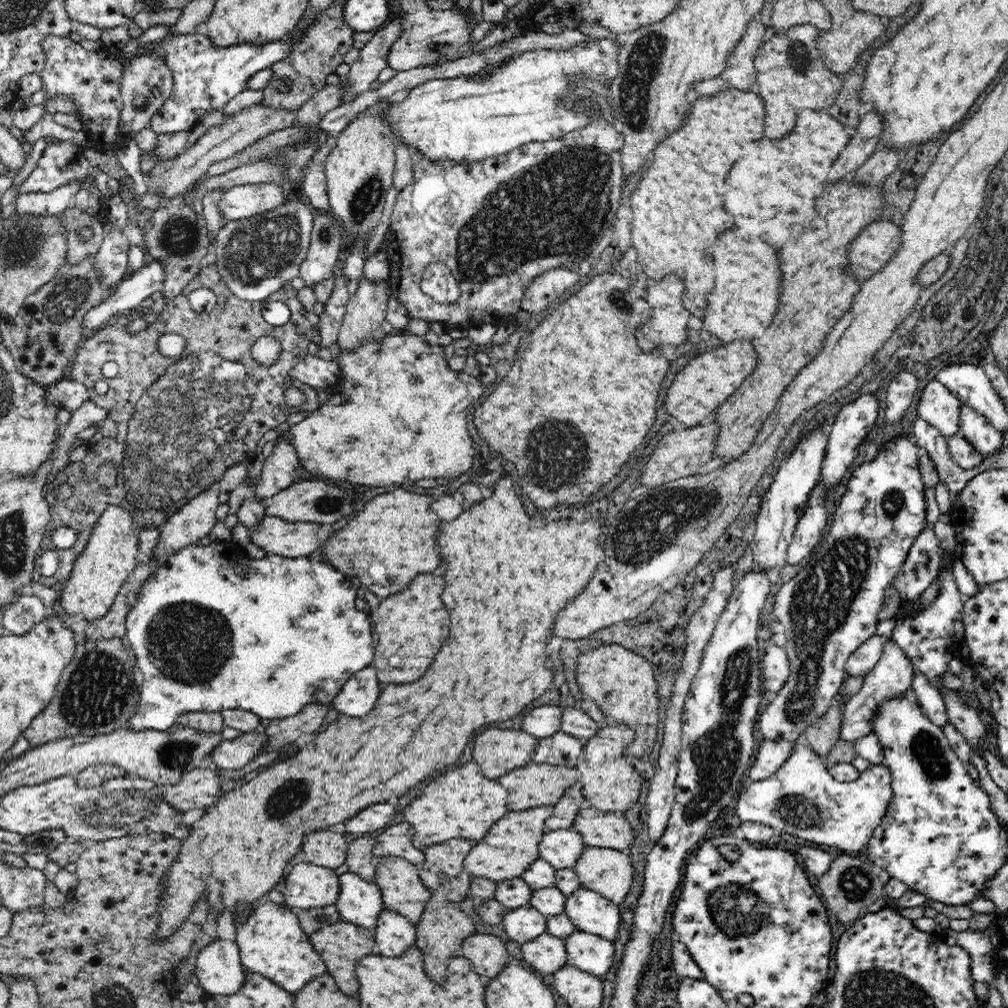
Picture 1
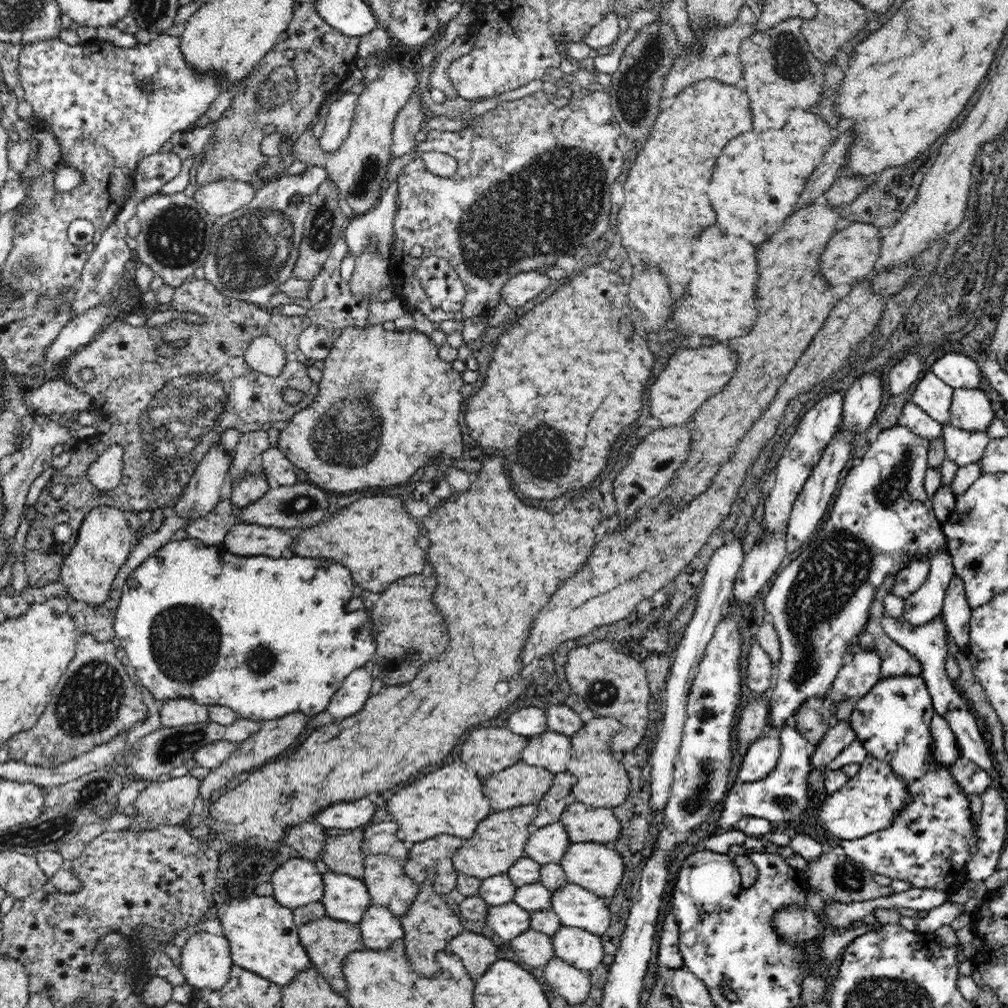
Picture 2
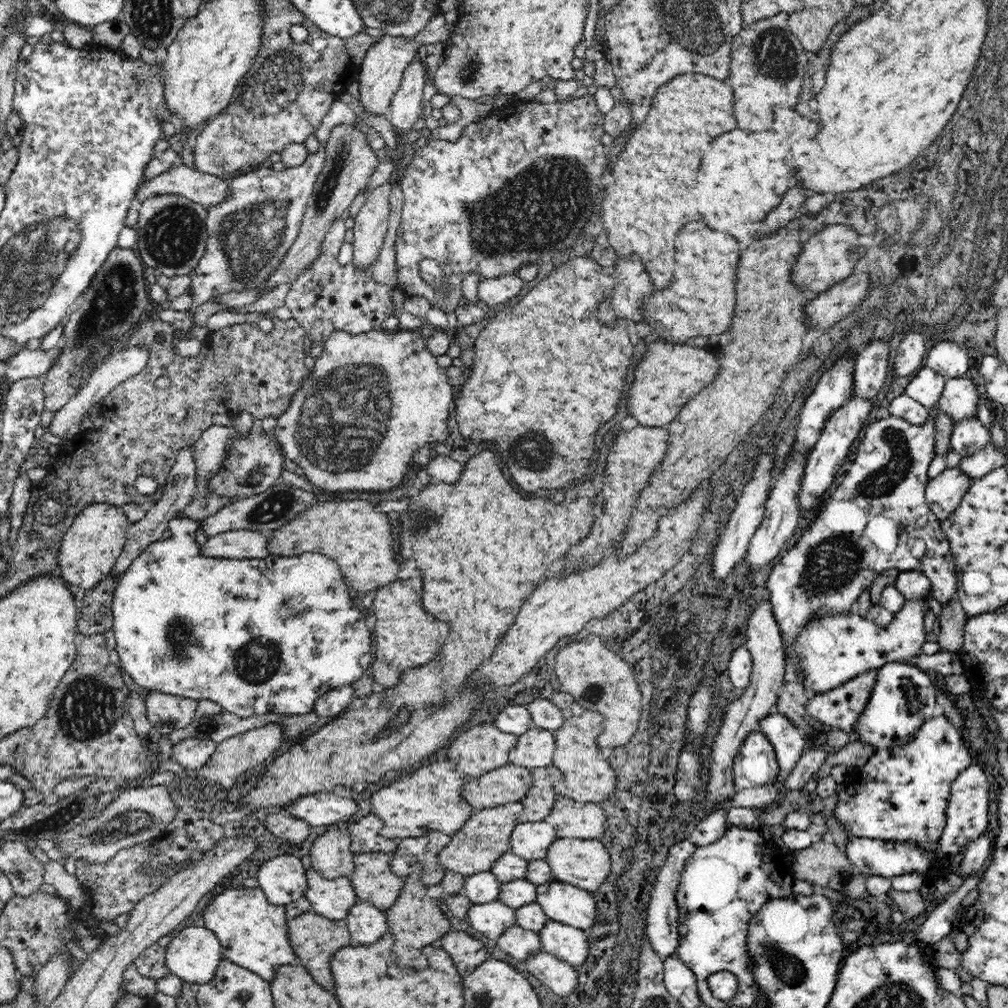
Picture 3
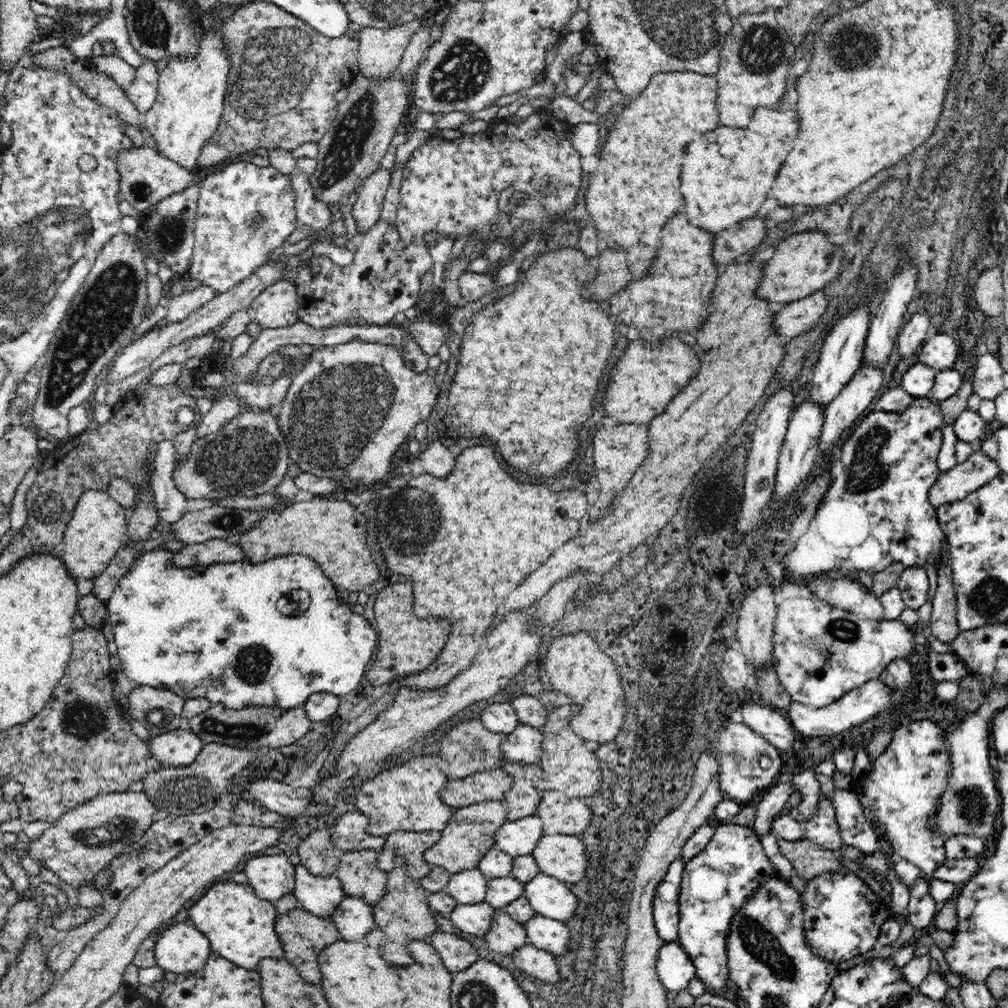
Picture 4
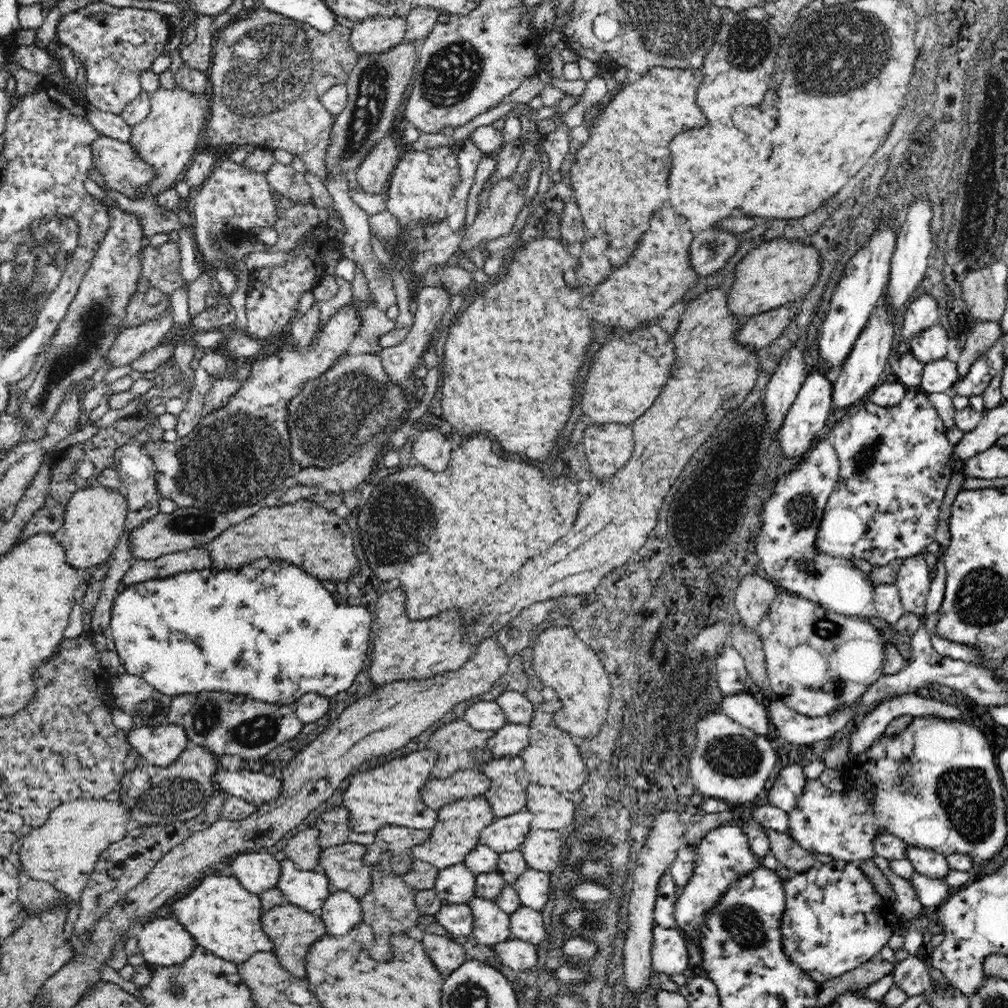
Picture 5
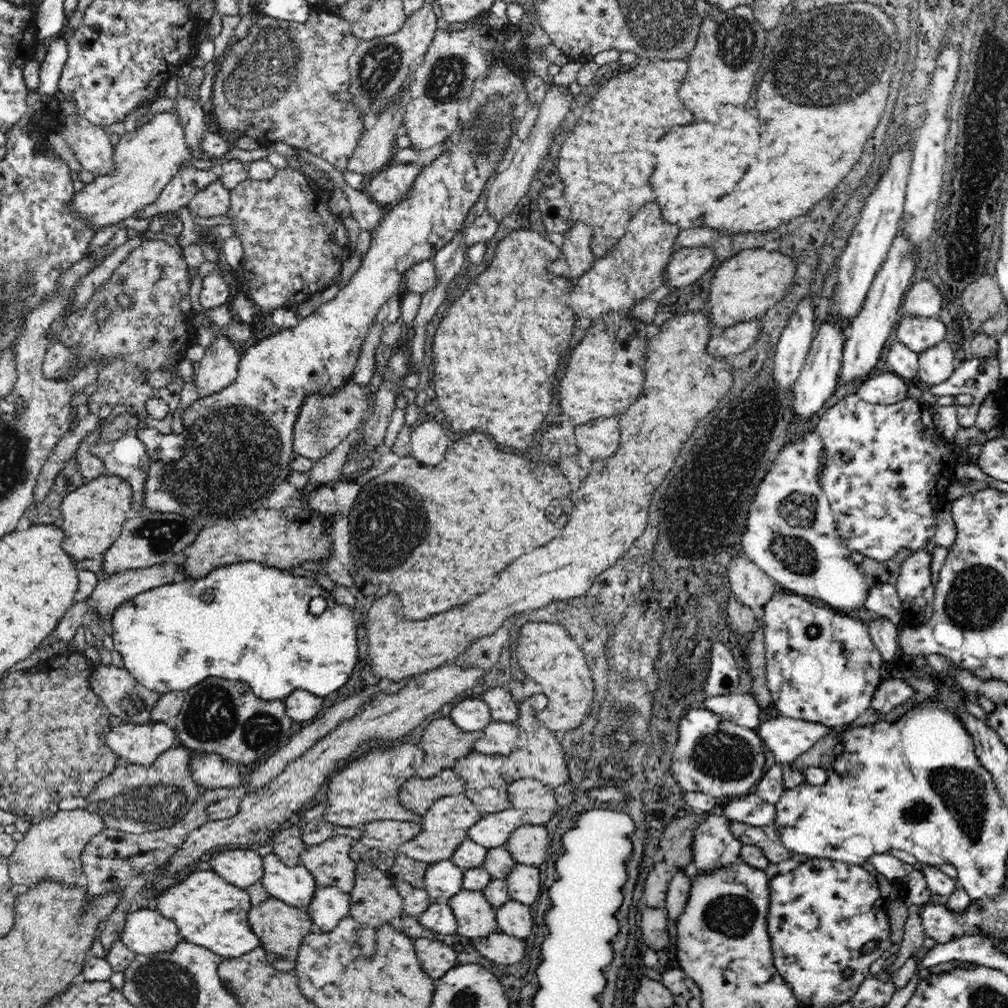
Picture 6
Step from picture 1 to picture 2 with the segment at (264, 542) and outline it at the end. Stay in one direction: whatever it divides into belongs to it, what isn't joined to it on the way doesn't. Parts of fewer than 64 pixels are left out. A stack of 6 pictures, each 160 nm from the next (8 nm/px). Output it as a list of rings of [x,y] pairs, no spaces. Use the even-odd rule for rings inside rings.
[[[237,522],[228,530],[221,544],[237,555],[282,558],[284,552],[290,550],[292,542],[294,536],[287,534],[281,528]]]

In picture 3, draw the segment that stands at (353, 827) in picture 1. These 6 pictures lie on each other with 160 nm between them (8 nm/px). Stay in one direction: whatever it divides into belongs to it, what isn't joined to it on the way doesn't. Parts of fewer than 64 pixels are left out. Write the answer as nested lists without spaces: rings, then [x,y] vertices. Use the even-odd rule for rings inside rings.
[[[332,791],[316,792],[294,800],[283,812],[305,820],[310,826],[328,826],[348,822],[358,812],[358,804],[350,796],[338,796]]]

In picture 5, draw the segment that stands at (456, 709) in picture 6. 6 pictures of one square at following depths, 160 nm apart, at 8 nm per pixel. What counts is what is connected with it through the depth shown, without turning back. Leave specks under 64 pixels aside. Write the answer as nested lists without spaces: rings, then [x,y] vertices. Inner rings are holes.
[[[479,701],[466,710],[463,719],[472,729],[478,731],[496,732],[507,723],[504,712],[498,703]]]

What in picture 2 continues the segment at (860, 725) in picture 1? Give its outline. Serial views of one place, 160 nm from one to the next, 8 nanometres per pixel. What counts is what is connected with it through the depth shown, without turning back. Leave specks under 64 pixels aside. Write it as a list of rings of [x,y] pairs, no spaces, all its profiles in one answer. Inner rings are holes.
[[[870,617],[868,620],[865,634],[869,640],[873,639],[873,644],[881,656],[879,680],[890,678],[890,676],[919,676],[921,674],[921,664],[917,658],[892,640],[880,623],[874,621],[874,618]],[[851,720],[835,721],[824,739],[812,748],[811,769],[816,770],[834,761],[834,758],[848,749],[857,740],[856,732],[852,729]]]

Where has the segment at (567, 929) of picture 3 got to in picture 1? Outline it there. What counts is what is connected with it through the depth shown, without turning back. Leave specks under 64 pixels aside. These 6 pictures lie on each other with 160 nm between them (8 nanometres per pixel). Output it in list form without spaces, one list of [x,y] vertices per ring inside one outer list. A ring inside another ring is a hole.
[[[575,930],[564,939],[567,964],[594,976],[602,976],[614,962],[614,943],[601,936]]]

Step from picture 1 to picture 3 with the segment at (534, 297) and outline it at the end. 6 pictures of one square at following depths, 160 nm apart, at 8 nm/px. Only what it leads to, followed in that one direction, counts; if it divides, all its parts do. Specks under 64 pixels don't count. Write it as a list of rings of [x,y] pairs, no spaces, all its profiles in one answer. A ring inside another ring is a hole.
[[[516,273],[488,278],[488,280],[481,279],[477,286],[477,298],[488,305],[500,305],[516,298],[524,286],[525,281]]]

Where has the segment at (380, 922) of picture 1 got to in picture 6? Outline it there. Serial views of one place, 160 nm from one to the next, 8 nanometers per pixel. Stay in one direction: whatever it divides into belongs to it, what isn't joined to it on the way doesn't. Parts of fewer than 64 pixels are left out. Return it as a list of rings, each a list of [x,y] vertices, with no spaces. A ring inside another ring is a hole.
[[[318,887],[305,907],[317,932],[330,932],[350,912],[350,895],[338,887]]]

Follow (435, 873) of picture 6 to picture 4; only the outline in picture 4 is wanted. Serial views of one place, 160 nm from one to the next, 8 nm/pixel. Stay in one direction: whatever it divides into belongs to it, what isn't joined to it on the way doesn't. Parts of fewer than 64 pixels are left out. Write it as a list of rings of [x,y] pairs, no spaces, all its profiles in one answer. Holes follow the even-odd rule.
[[[480,869],[462,870],[452,873],[445,892],[450,893],[457,904],[478,904],[484,902],[488,892],[488,878]]]

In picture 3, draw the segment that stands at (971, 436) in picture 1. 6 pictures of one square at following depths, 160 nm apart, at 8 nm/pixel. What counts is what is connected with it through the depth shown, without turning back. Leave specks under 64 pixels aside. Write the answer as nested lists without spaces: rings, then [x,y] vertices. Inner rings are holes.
[[[966,377],[948,379],[936,411],[947,414],[952,422],[977,418],[976,410],[981,401],[986,401],[980,386]]]

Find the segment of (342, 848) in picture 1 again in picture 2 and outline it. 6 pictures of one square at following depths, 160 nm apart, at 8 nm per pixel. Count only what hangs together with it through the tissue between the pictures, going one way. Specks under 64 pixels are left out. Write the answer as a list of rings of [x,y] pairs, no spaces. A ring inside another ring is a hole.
[[[302,822],[296,826],[286,828],[284,834],[284,844],[300,853],[301,857],[314,863],[320,860],[324,851],[324,842],[326,842],[325,827],[314,822]]]

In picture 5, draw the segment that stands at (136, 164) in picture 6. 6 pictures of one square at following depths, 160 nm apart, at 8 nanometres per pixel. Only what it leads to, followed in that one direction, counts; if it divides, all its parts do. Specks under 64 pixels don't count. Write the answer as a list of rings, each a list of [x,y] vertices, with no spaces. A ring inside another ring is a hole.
[[[209,82],[209,86],[206,88],[206,91],[203,93],[192,93],[192,91],[188,91],[178,85],[176,85],[172,90],[167,90],[166,88],[160,87],[156,92],[153,92],[150,94],[150,112],[148,113],[148,116],[141,120],[138,124],[135,124],[133,127],[131,127],[131,138],[128,142],[130,142],[130,145],[138,151],[138,155],[142,157],[142,161],[146,161],[149,165],[152,165],[154,169],[156,169],[156,176],[144,186],[144,192],[138,196],[138,199],[142,199],[144,197],[151,197],[151,196],[158,196],[162,191],[165,191],[166,189],[170,189],[174,187],[174,184],[184,175],[185,170],[187,167],[191,164],[191,161],[193,160],[193,156],[197,154],[197,150],[200,149],[200,132],[204,130],[204,126],[206,126],[206,122],[209,122],[209,118],[211,116],[211,105],[212,105],[212,90]]]

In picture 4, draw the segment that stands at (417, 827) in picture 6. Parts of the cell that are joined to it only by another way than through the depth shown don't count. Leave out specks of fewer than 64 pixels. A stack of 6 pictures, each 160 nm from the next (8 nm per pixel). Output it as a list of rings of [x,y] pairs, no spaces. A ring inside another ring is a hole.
[[[396,831],[385,836],[386,844],[379,852],[378,868],[390,872],[396,866],[396,856],[404,860],[406,874],[416,880],[430,874],[431,865],[426,862],[425,852],[440,840],[438,831],[406,832]]]

